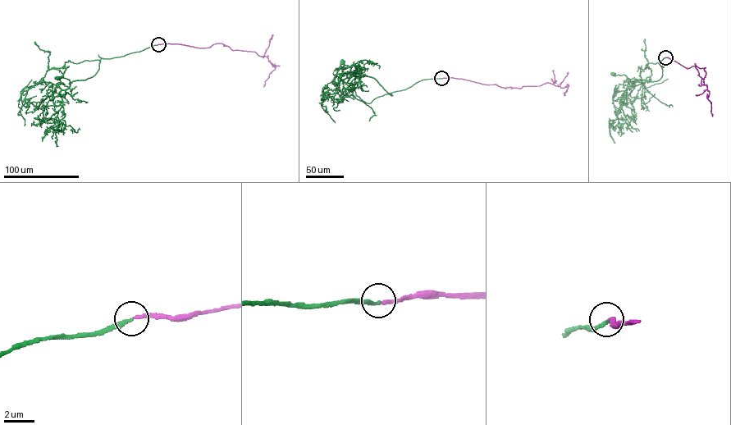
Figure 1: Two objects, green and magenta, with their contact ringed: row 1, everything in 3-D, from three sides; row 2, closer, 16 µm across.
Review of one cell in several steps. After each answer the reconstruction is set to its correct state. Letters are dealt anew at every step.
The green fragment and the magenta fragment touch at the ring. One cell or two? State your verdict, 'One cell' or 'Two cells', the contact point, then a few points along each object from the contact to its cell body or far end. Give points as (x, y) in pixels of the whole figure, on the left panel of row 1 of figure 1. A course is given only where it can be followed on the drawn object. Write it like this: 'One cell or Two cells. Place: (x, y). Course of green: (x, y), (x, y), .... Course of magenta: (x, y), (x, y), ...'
One cell. Place: (158, 44). Course of green: (158, 44), (123, 56), (102, 58), (93, 75), (73, 80), (69, 87), (69, 79), (57, 78). Course of magenta: (158, 44), (178, 43), (202, 47), (221, 43), (232, 50), (253, 51), (267, 56), (275, 68), (263, 86)

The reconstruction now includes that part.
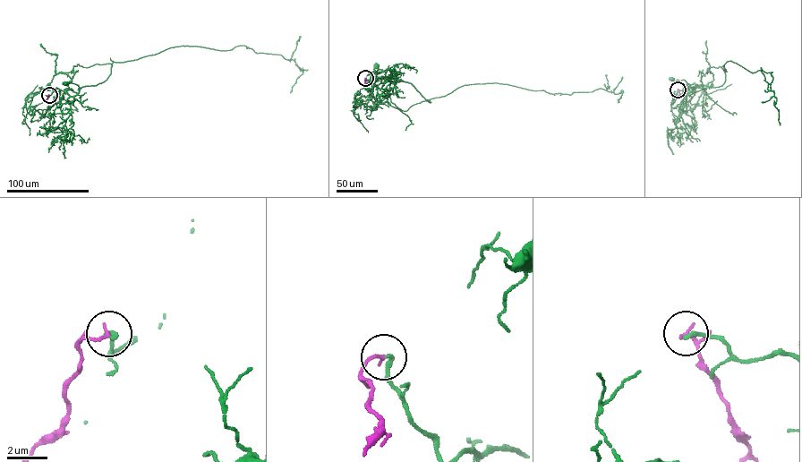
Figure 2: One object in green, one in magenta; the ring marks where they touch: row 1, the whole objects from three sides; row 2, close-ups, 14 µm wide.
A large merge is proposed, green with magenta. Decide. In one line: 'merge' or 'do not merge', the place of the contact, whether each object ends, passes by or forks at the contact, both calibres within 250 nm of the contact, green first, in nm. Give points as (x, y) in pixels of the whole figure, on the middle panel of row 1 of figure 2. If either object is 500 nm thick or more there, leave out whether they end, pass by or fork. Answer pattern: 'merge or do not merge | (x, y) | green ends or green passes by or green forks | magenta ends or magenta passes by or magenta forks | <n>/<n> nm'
merge | (365, 78) | green ends | magenta ends | 220/170 nm

